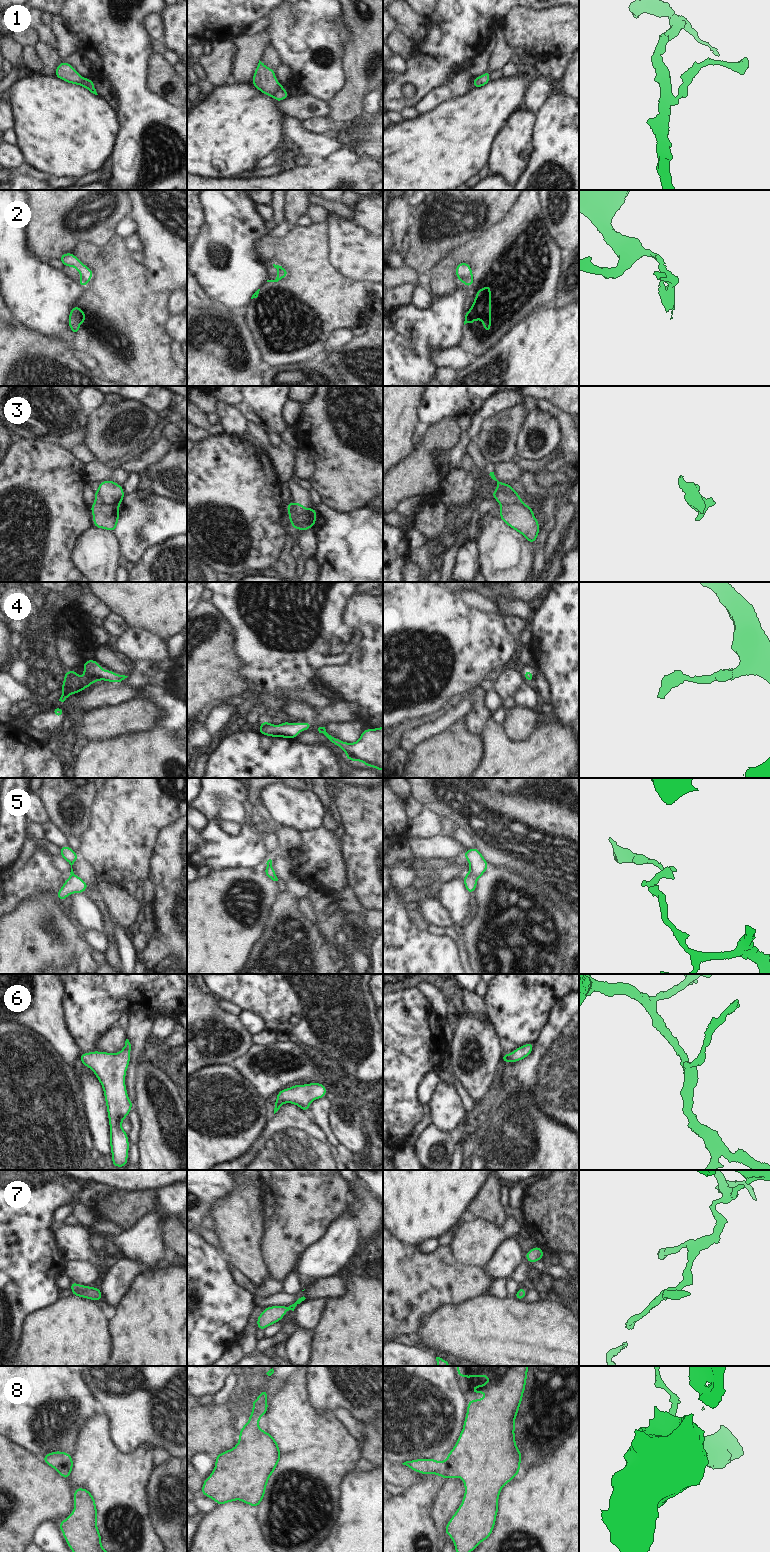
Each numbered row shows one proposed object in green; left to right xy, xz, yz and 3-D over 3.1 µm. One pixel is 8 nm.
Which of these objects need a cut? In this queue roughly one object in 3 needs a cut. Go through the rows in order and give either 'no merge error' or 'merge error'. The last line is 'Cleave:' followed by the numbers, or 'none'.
1: merge error
2: merge error
3: merge error
4: no merge error
5: no merge error
6: no merge error
7: no merge error
8: no merge error
Cleave: 1, 2, 3

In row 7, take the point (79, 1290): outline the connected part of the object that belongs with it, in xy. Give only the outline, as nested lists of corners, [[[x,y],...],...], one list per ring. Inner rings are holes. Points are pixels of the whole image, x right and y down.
[[[75,1282],[70,1283],[70,1288],[74,1296],[91,1299],[95,1302],[103,1299],[102,1292],[99,1288],[80,1285]]]

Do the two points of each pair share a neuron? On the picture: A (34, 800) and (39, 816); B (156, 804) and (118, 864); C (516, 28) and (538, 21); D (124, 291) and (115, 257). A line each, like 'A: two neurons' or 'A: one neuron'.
A: one neuron
B: one neuron
C: one neuron
D: one neuron

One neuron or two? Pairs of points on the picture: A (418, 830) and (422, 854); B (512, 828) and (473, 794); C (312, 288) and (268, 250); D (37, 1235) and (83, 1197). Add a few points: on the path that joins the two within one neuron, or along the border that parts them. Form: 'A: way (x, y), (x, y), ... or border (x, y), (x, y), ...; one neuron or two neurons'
A: border (440, 834), (430, 837), (414, 837), (408, 840); two neurons
B: way (502, 818), (483, 799); one neuron
C: way (303, 276), (280, 253); one neuron
D: border (69, 1203), (63, 1203), (53, 1212), (53, 1221); two neurons

